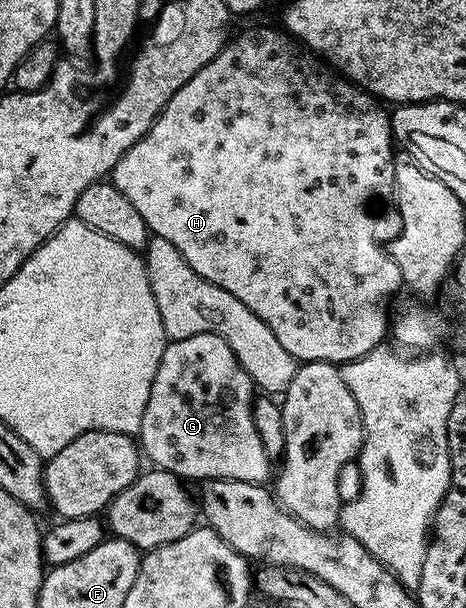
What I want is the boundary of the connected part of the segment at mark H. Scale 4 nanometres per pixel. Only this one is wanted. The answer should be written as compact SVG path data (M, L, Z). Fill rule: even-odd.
M276 27L276 28L277 28L277 29L275 29L275 28L251 28L251 29L249 29L249 30L248 30L248 32L243 32L243 33L241 33L241 34L240 34L240 36L239 36L239 37L237 37L237 38L236 38L236 40L235 40L235 37L234 37L234 38L231 38L231 39L228 39L228 41L227 41L227 43L226 43L226 44L224 44L224 46L223 46L223 48L222 48L222 50L221 50L221 51L219 51L219 52L218 52L218 54L217 54L217 55L216 55L216 56L214 56L214 57L213 57L213 58L212 58L212 59L211 59L211 61L209 61L209 62L208 62L208 64L207 64L207 65L206 65L206 66L205 66L205 67L203 67L203 68L202 68L202 69L201 69L201 70L197 70L197 74L193 74L193 78L189 78L189 82L185 82L185 86L181 86L181 90L177 90L177 94L173 94L173 98L169 98L169 102L168 102L168 103L167 103L167 105L166 105L166 106L165 106L165 107L164 107L164 108L163 108L163 112L162 112L162 114L160 114L160 115L159 115L159 117L157 117L157 119L156 119L156 120L155 120L155 121L154 121L154 122L153 122L153 126L152 126L152 127L151 127L151 128L150 128L150 129L149 129L149 131L147 131L147 133L146 133L146 134L145 134L145 135L143 135L143 137L142 137L142 138L140 138L140 139L139 139L139 141L137 141L137 142L136 142L136 144L134 144L134 145L133 145L133 146L129 146L129 150L125 150L125 154L124 154L124 155L123 155L123 157L122 157L122 158L121 158L121 159L120 159L120 160L119 160L119 161L118 161L118 162L117 162L117 166L116 166L116 167L115 167L115 169L113 169L113 170L112 170L112 171L111 171L111 175L110 175L110 177L109 177L109 180L110 180L110 183L112 183L112 184L114 184L114 186L115 186L115 188L116 188L116 189L117 189L117 190L121 190L121 194L125 194L125 198L129 198L129 202L133 202L133 206L134 206L134 207L135 207L135 208L136 208L136 209L137 209L137 214L141 214L141 218L145 218L145 222L146 222L146 223L147 223L147 230L148 230L148 233L151 233L151 234L154 234L154 235L157 235L157 236L160 236L160 237L161 237L161 238L169 238L169 242L173 242L173 246L177 246L177 250L181 250L181 254L182 254L182 255L183 255L183 257L184 257L184 258L185 258L185 262L189 262L189 266L193 266L193 270L194 270L194 271L195 271L195 272L196 272L196 273L197 273L197 274L201 274L201 278L205 278L205 279L206 279L206 280L208 280L208 281L209 281L209 282L213 282L213 283L214 283L214 284L216 284L216 285L217 285L217 286L221 286L221 290L229 290L229 294L233 294L233 298L241 298L241 302L245 302L245 306L249 306L249 310L253 310L253 314L257 314L257 318L261 318L261 319L262 319L262 320L263 320L263 321L264 321L264 322L265 322L265 326L269 326L269 330L273 330L273 334L277 334L277 342L281 342L281 346L285 346L285 350L289 350L289 354L293 354L293 355L294 355L294 356L295 356L295 359L296 359L296 360L298 360L298 361L300 361L300 362L306 362L306 361L309 361L309 360L323 360L323 361L324 361L324 362L326 362L326 364L333 364L333 365L336 365L336 366L342 366L342 365L344 365L344 364L347 364L347 363L349 363L349 361L350 361L350 360L356 360L356 359L357 359L357 358L361 358L361 357L362 357L362 356L364 356L364 355L365 355L365 354L369 354L369 350L373 350L373 349L374 349L374 348L378 348L378 347L380 347L380 345L382 345L382 344L383 344L383 343L384 343L384 341L386 341L386 340L387 340L387 339L388 339L388 336L389 336L389 312L388 312L388 316L387 316L387 299L389 299L389 298L390 298L390 296L391 296L391 295L393 295L393 294L394 294L394 292L395 292L395 291L397 291L397 290L398 290L398 288L401 288L401 285L402 285L402 284L403 284L403 279L402 279L402 278L401 278L401 270L400 270L400 269L399 269L399 267L398 267L398 266L397 266L397 262L393 262L393 258L392 258L392 257L391 257L391 256L389 256L389 255L388 255L388 254L387 254L387 249L386 249L386 247L385 247L385 246L386 246L386 245L388 245L388 244L390 244L390 243L391 243L391 240L392 240L392 239L393 239L393 238L397 238L397 234L398 234L398 233L399 233L399 232L400 232L400 231L401 231L401 214L400 214L400 213L399 213L399 207L397 207L397 205L395 205L395 183L394 183L394 182L393 182L393 170L394 170L394 169L395 169L395 153L396 153L396 151L397 151L397 148L396 148L396 145L395 145L395 144L394 144L394 143L393 143L393 137L392 137L392 135L391 135L391 118L390 118L390 115L389 115L389 112L388 112L388 109L386 109L386 110L385 110L385 109L383 109L383 108L386 108L386 107L384 107L384 105L383 105L383 104L382 104L382 103L380 103L380 101L379 101L379 100L378 100L378 99L376 99L376 97L374 97L374 96L372 96L372 95L371 95L371 93L370 93L370 92L365 92L365 91L363 91L363 89L362 89L362 88L360 88L360 87L359 87L359 85L358 85L358 84L356 84L356 83L354 83L354 82L352 82L352 81L350 81L350 80L348 80L348 79L346 79L346 78L344 78L344 77L342 77L342 76L340 76L340 75L339 75L339 73L338 73L338 72L336 72L336 71L335 71L335 69L334 69L334 68L332 68L332 67L331 67L331 65L330 65L330 64L328 64L328 63L326 63L326 62L324 62L324 61L323 61L323 60L322 60L322 59L320 59L320 57L318 57L318 56L316 56L316 55L315 55L315 53L314 53L314 52L312 52L312 51L311 51L311 49L309 49L309 48L304 48L304 47L303 47L303 45L302 45L302 44L300 44L300 43L299 43L299 41L298 41L298 40L296 40L296 39L295 39L295 37L294 37L294 36L292 36L292 35L290 35L290 34L288 34L288 33L287 33L287 32L286 32L286 31L283 31L283 30L280 30L280 29L279 29L279 28L278 28L278 27Z

